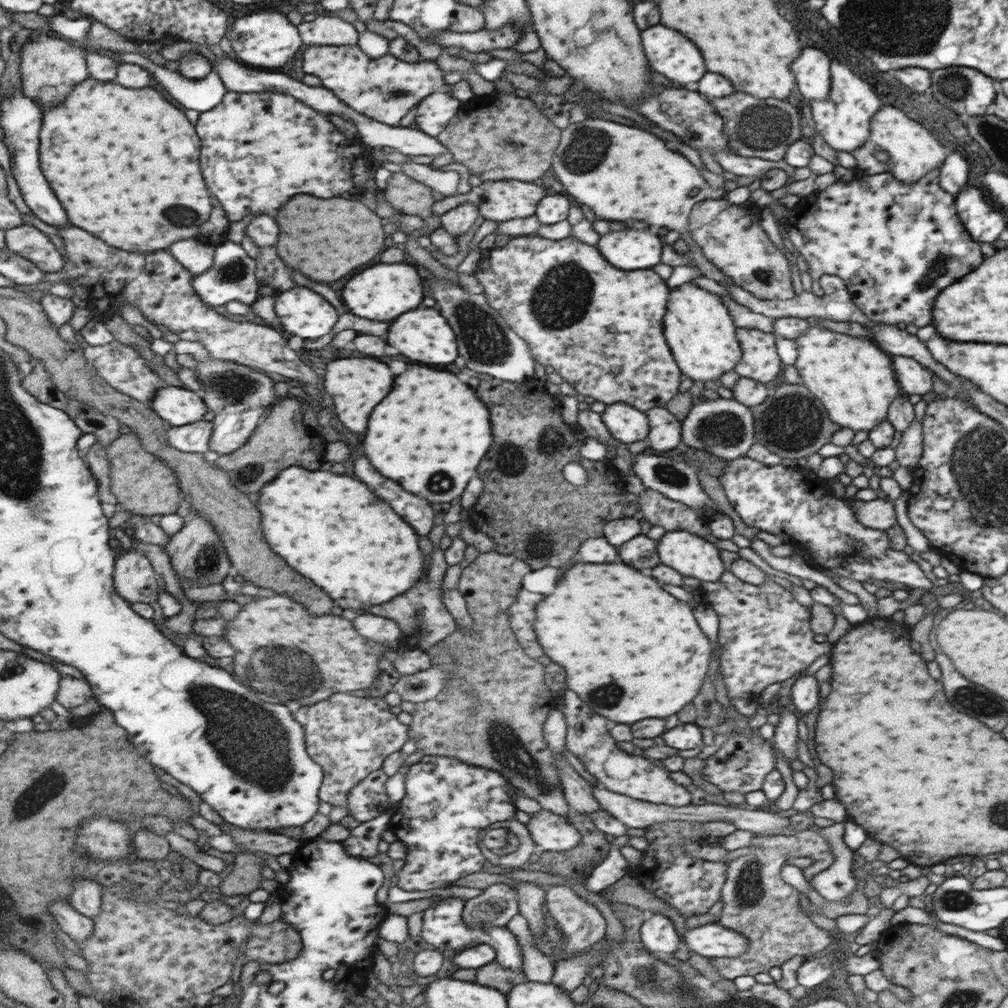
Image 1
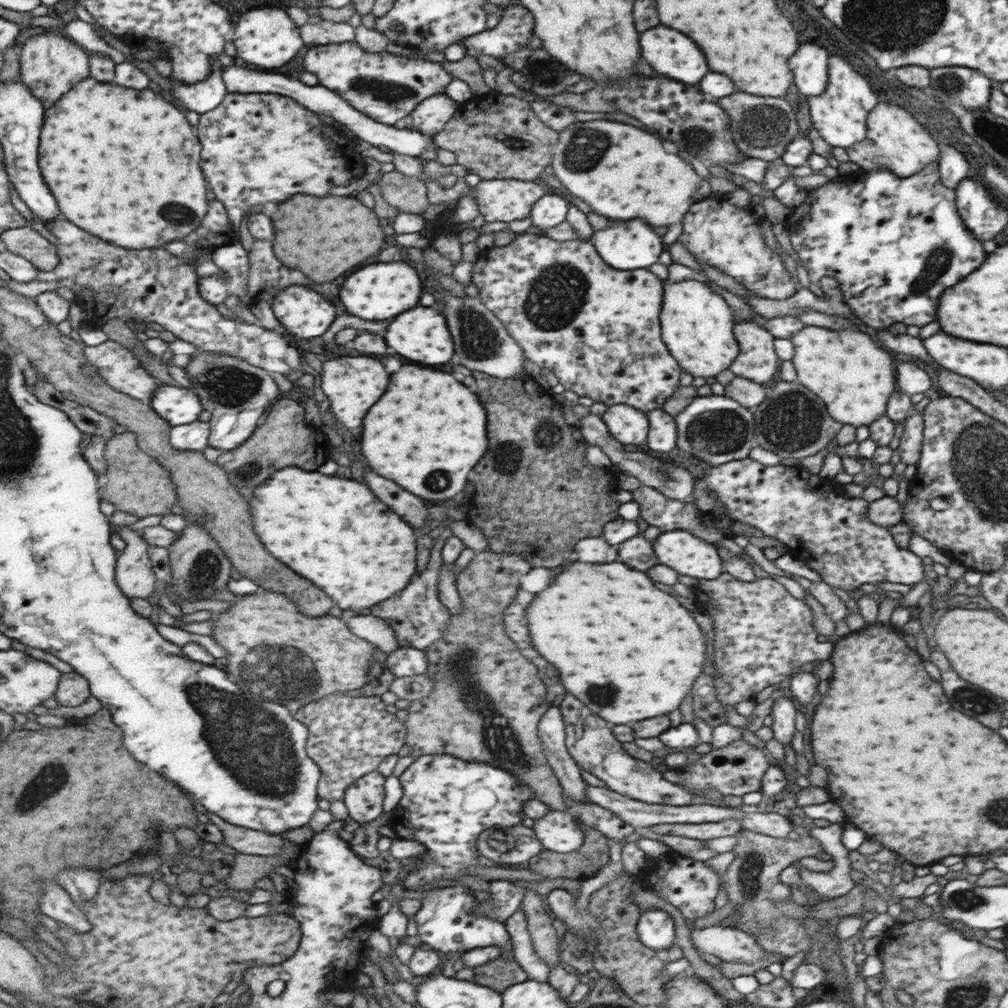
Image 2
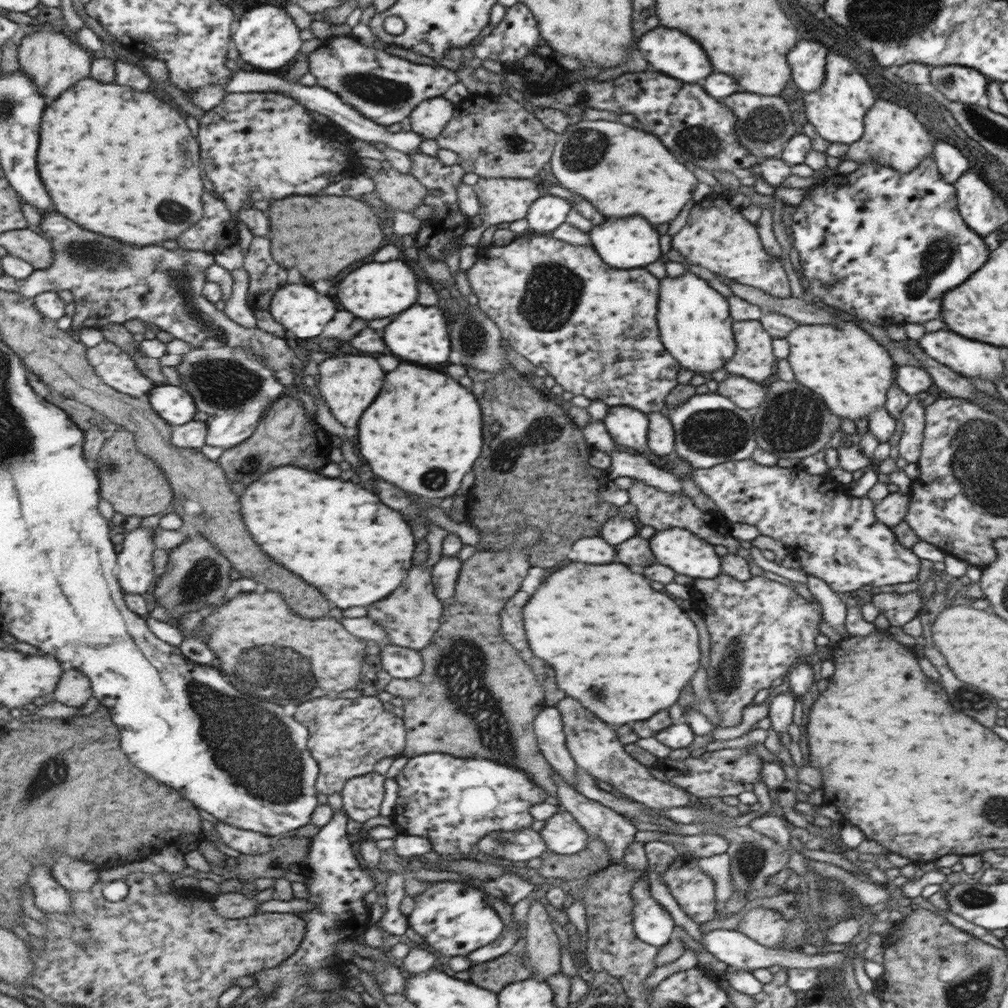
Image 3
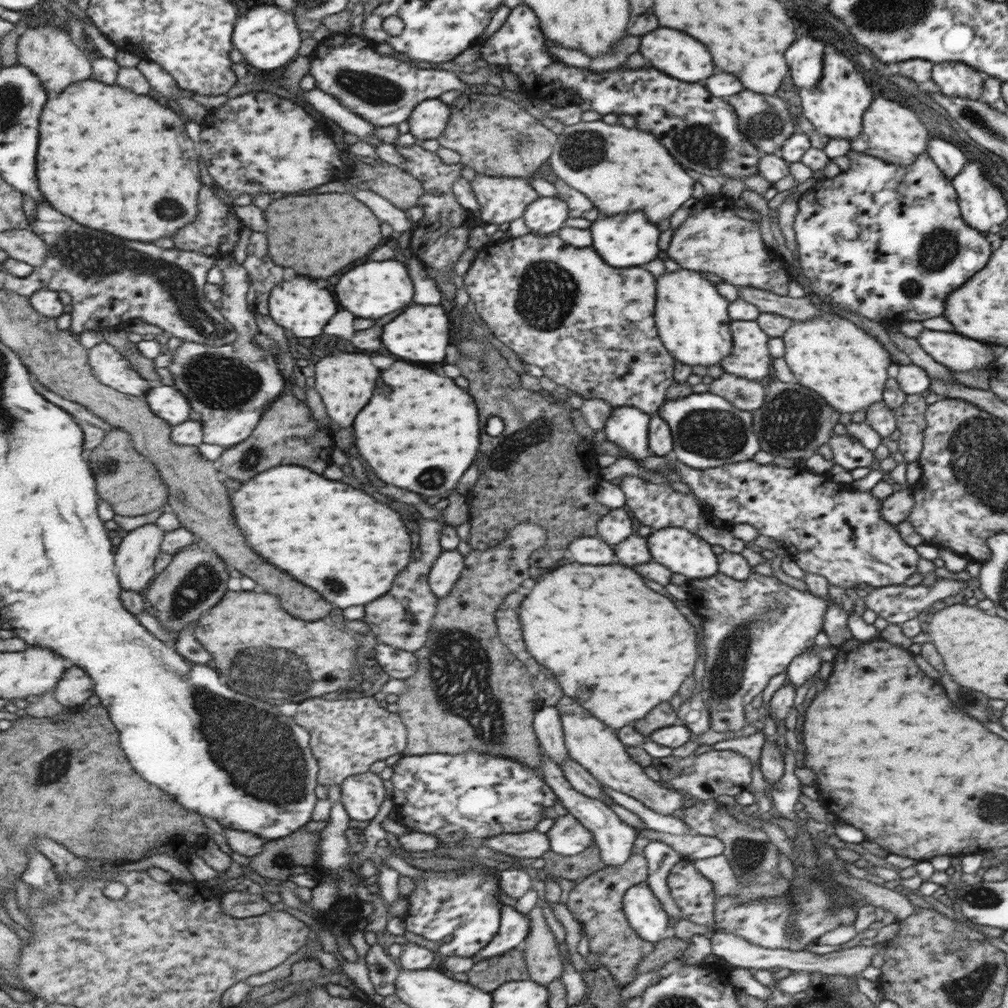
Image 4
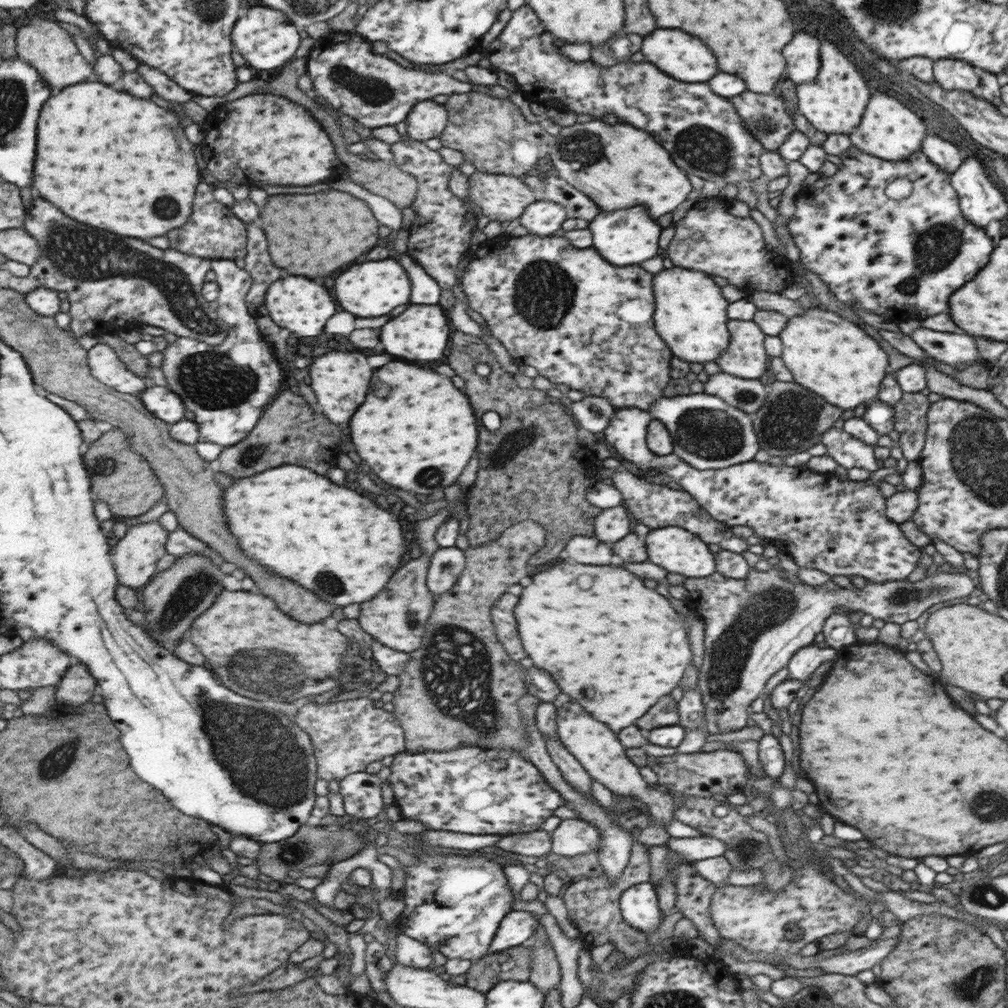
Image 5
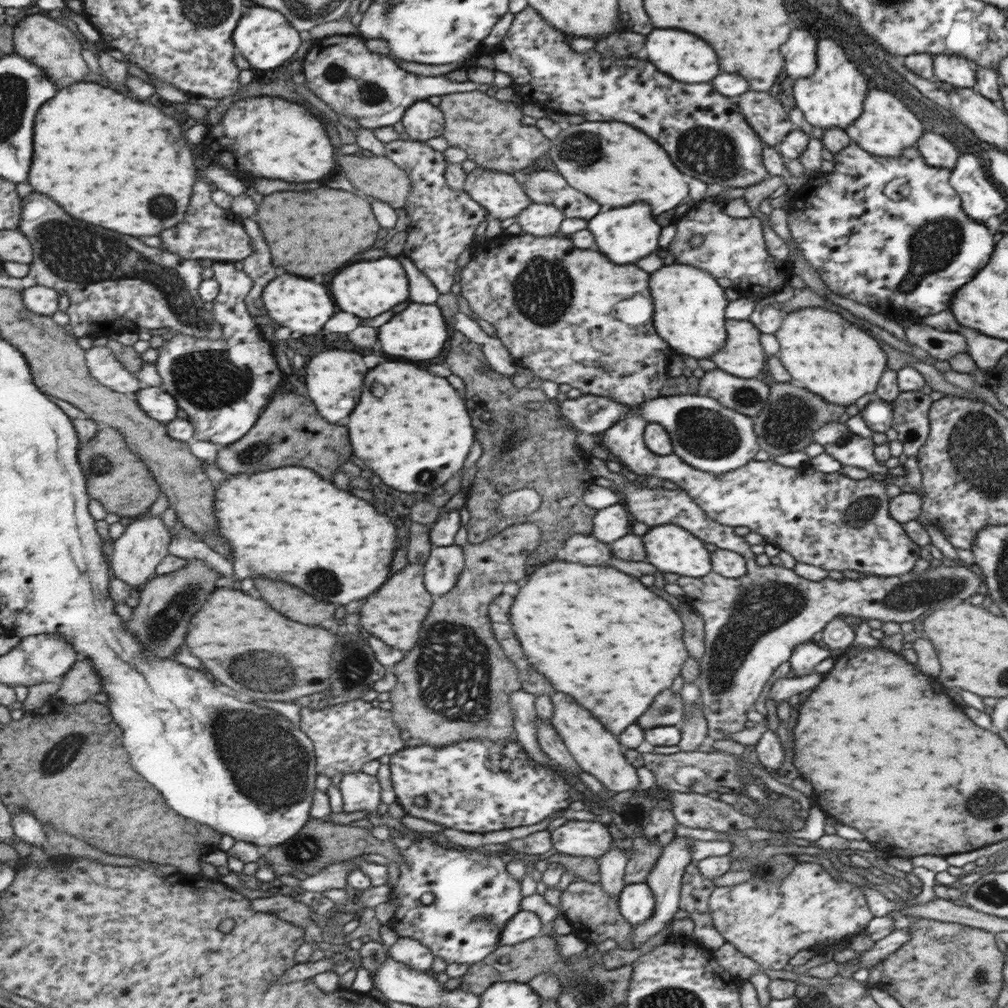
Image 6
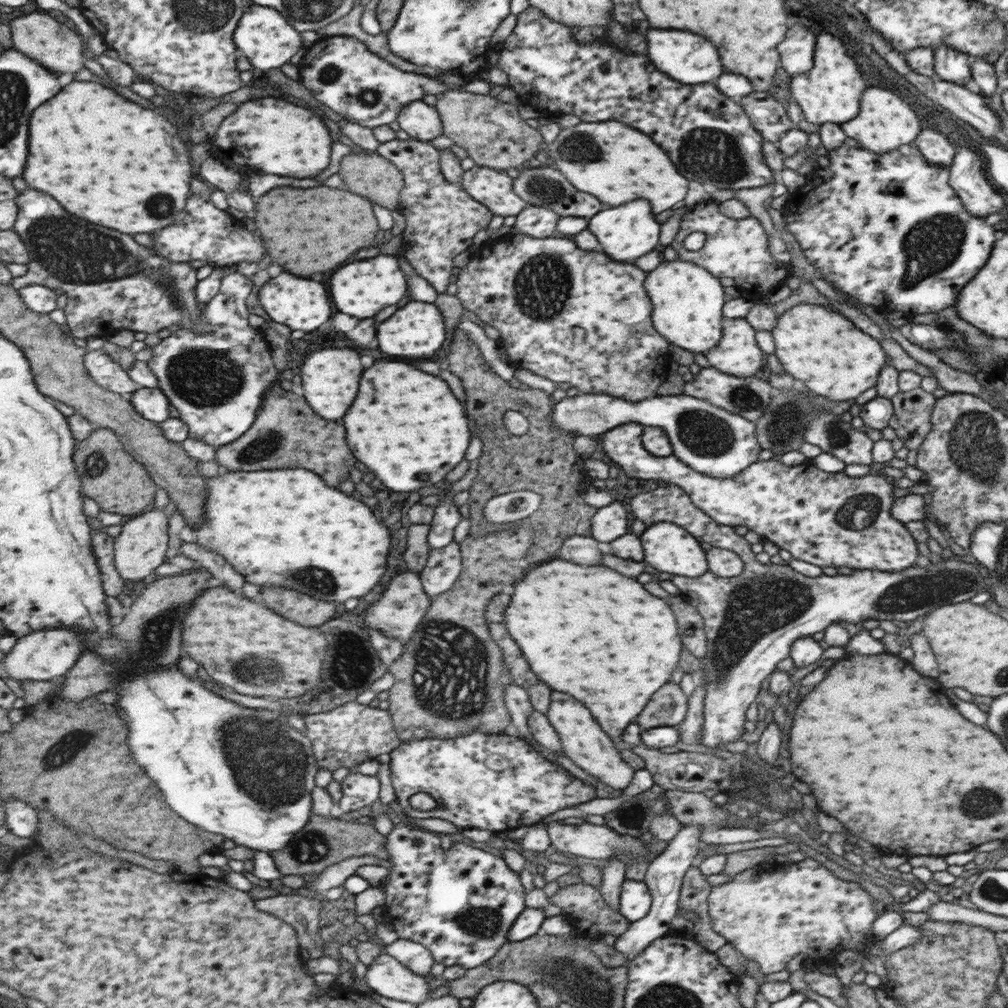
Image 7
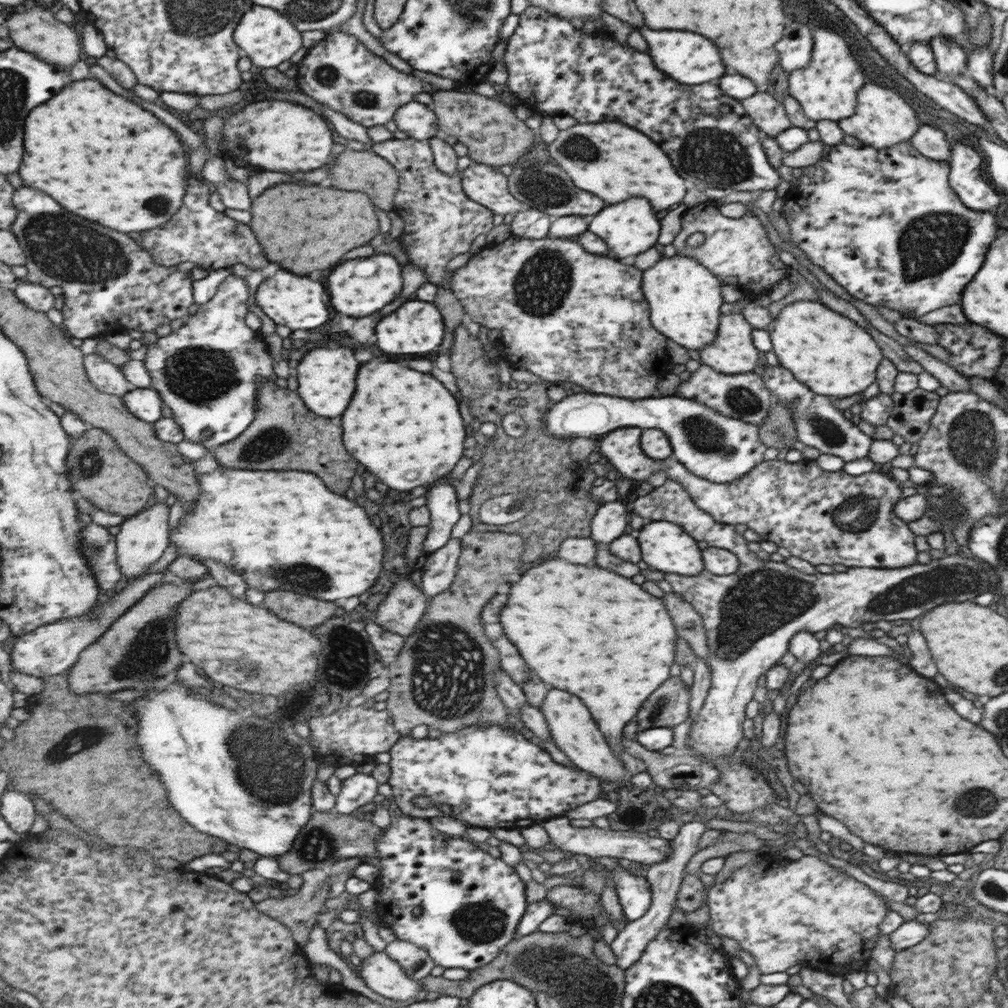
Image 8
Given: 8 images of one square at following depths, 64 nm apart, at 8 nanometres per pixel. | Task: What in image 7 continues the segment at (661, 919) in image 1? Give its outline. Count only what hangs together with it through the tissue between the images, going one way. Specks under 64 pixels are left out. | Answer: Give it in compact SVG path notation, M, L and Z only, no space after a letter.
M623 879L618 896L618 911L629 923L638 921L648 913L649 891L642 880Z

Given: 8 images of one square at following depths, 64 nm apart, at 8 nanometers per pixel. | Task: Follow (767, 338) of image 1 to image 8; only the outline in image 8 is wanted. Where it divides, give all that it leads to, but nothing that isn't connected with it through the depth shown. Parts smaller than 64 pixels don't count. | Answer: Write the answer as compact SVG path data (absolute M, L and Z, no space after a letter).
M741 313L723 314L721 330L717 330L717 342L697 350L701 364L713 366L721 374L749 373L757 364L757 349L751 342L751 329Z

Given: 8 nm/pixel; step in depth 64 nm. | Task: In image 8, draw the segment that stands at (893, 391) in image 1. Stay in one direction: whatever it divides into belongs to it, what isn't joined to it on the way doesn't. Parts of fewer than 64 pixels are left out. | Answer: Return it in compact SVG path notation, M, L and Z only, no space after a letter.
M798 300L784 306L765 329L777 362L811 392L833 400L865 390L875 380L875 368L883 358L867 332L817 301Z

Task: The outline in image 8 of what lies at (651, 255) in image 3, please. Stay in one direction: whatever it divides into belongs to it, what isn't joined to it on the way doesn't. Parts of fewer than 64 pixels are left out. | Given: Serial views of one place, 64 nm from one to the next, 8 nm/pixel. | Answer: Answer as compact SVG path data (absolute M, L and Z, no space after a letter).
M629 198L629 202L617 202L613 206L605 206L601 214L593 216L587 230L599 236L615 258L625 258L625 256L641 254L655 244L657 234L659 234L659 220L655 218L645 198Z

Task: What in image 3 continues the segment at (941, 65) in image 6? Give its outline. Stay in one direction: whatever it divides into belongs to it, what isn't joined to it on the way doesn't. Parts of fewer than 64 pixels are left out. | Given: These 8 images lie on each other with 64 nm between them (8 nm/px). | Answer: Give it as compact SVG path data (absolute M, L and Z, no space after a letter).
M935 66L930 70L930 83L951 102L983 104L989 79L965 66Z

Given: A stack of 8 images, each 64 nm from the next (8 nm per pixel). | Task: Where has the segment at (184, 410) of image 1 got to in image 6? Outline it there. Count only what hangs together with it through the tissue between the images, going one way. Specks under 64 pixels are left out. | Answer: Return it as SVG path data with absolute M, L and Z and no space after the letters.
M144 386L138 393L134 394L141 408L155 420L168 423L177 419L180 406L178 400L169 394L162 386Z

